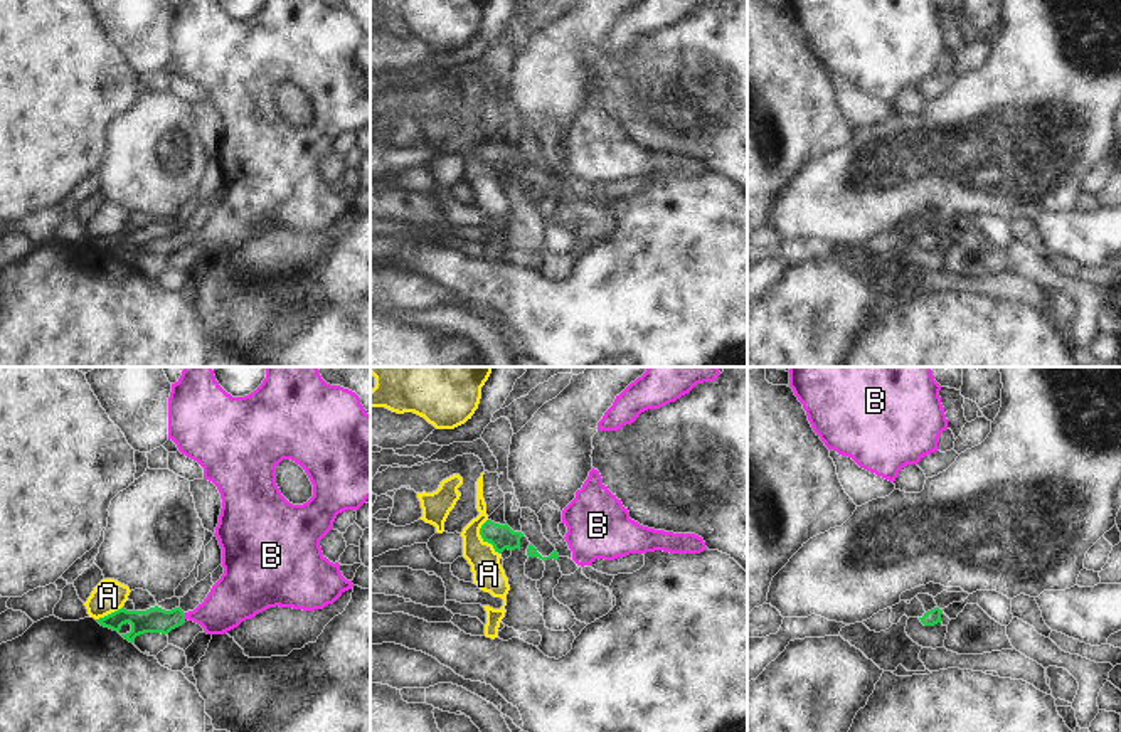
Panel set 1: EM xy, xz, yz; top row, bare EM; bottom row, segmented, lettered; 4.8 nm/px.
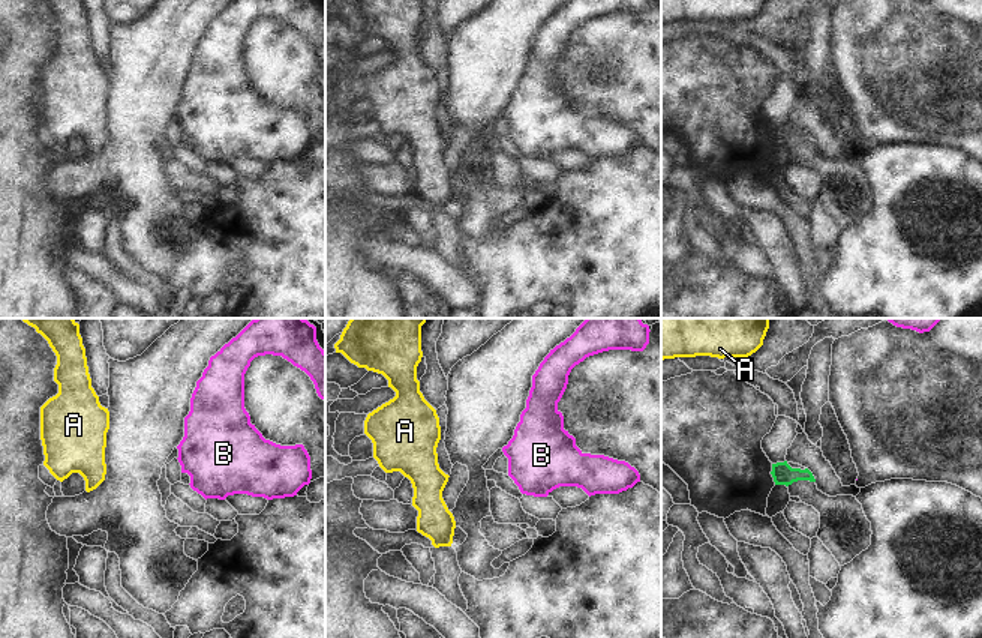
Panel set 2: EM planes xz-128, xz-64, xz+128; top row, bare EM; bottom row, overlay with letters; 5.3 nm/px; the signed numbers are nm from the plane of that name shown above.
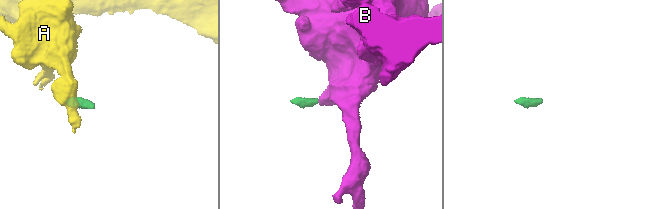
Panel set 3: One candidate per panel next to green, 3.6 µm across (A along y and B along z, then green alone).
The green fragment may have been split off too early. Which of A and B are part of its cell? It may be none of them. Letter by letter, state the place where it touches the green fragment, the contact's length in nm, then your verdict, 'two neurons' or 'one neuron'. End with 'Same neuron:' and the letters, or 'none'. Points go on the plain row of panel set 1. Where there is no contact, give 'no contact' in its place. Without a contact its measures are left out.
A: meets green in xz at (482, 160); contact 190 nm long; two neurons
B: meets green in xy at (184, 239); contact 30 nm long; one neuron
Same neuron: B

